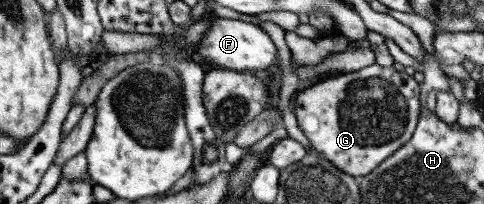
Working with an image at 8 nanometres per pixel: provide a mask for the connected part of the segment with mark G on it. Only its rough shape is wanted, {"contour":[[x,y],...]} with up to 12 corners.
{"contour":[[375,63],[292,108],[311,149],[364,176],[419,123],[414,77]]}

